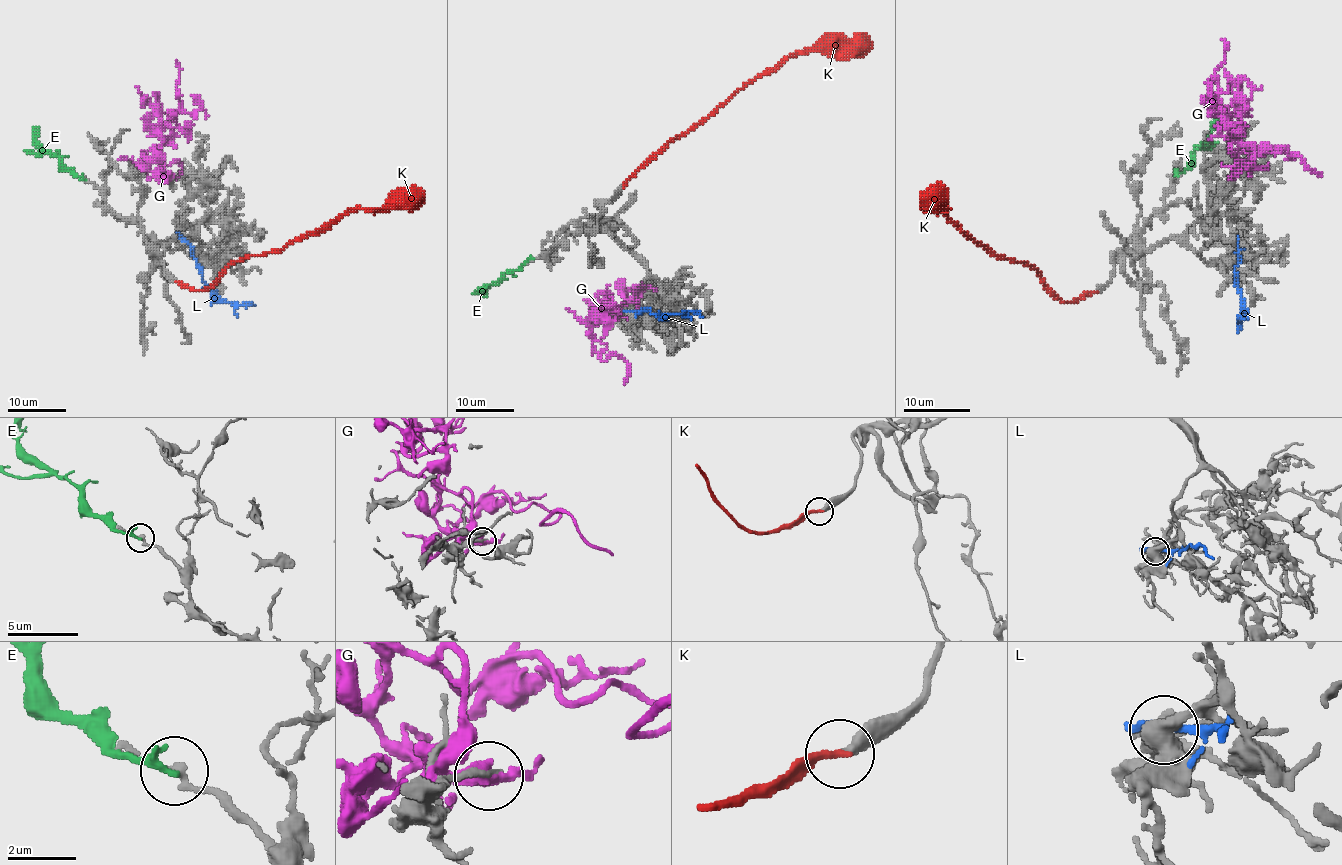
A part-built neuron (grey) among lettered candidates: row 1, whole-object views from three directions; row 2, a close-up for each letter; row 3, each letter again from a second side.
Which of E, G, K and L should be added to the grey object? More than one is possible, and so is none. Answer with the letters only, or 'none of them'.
K

